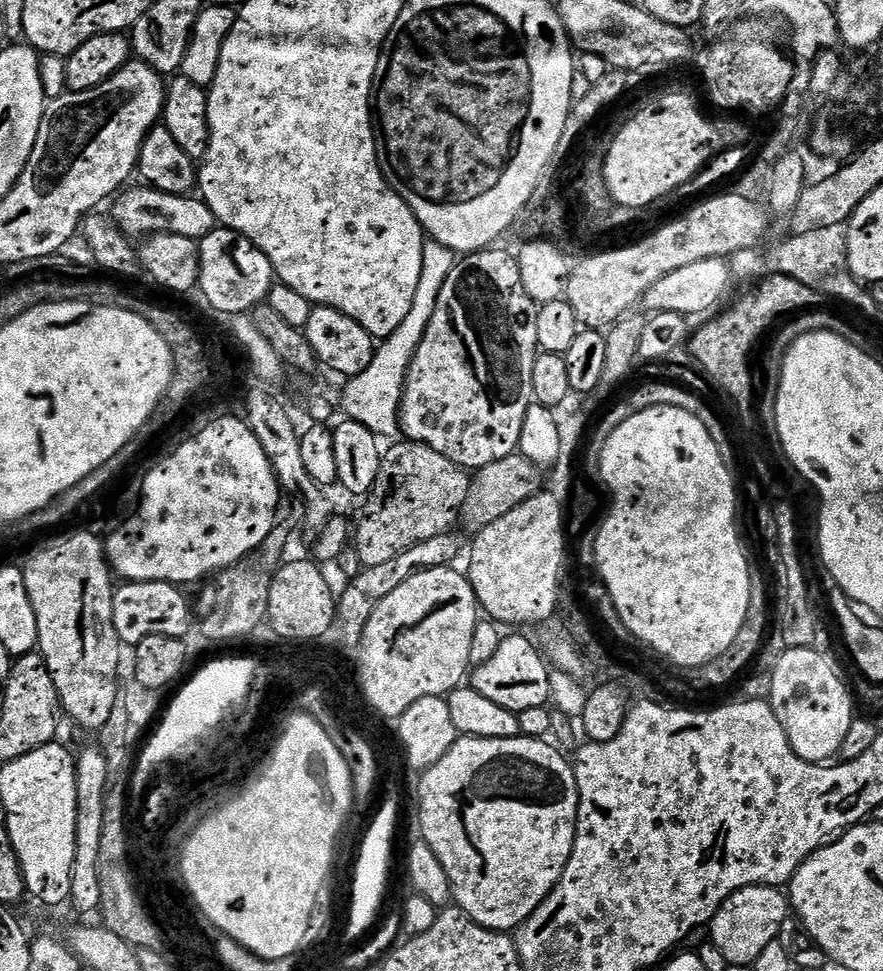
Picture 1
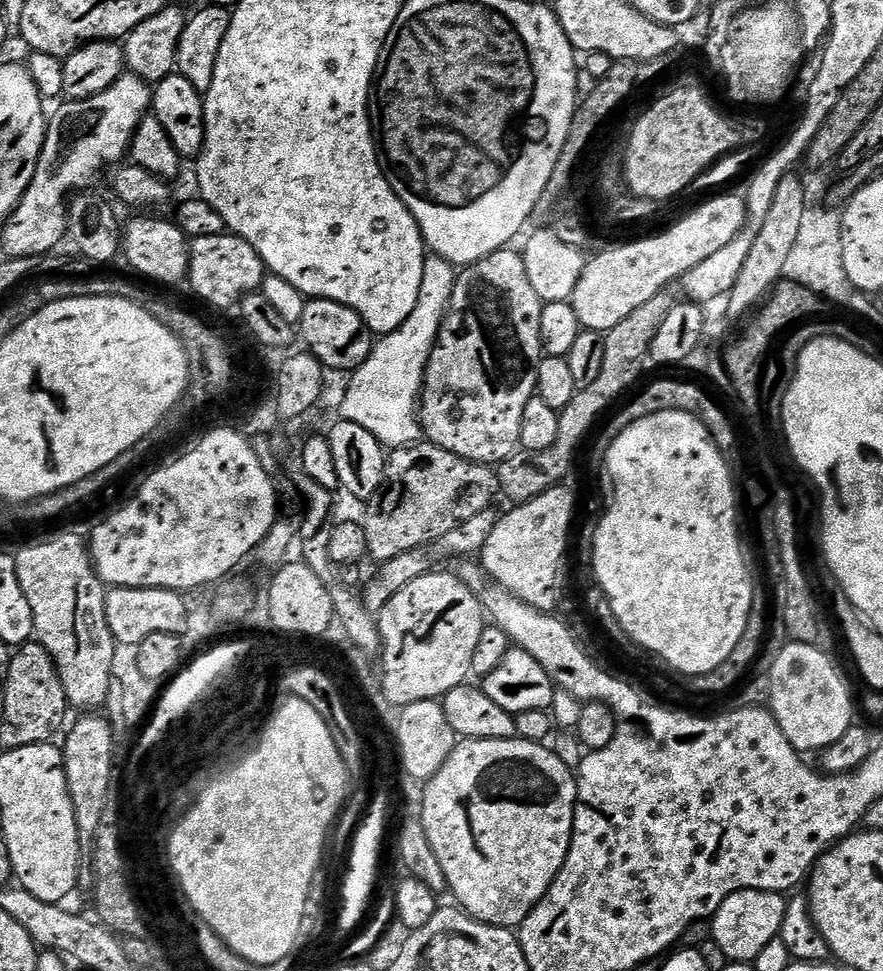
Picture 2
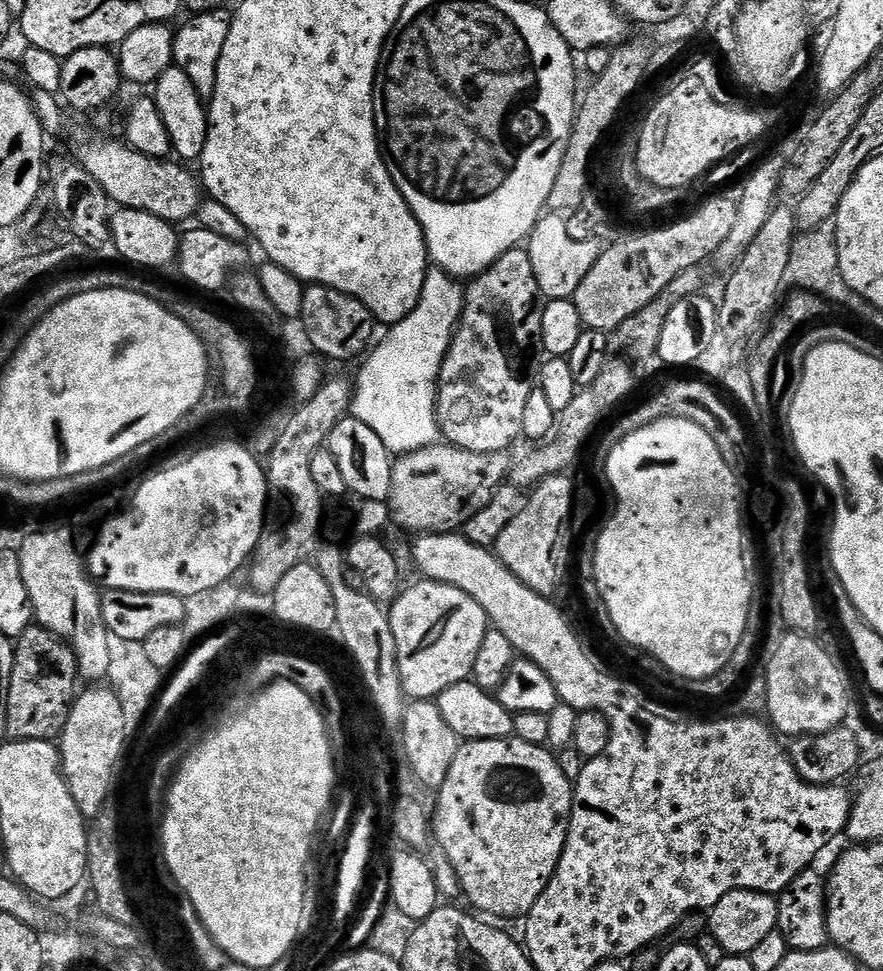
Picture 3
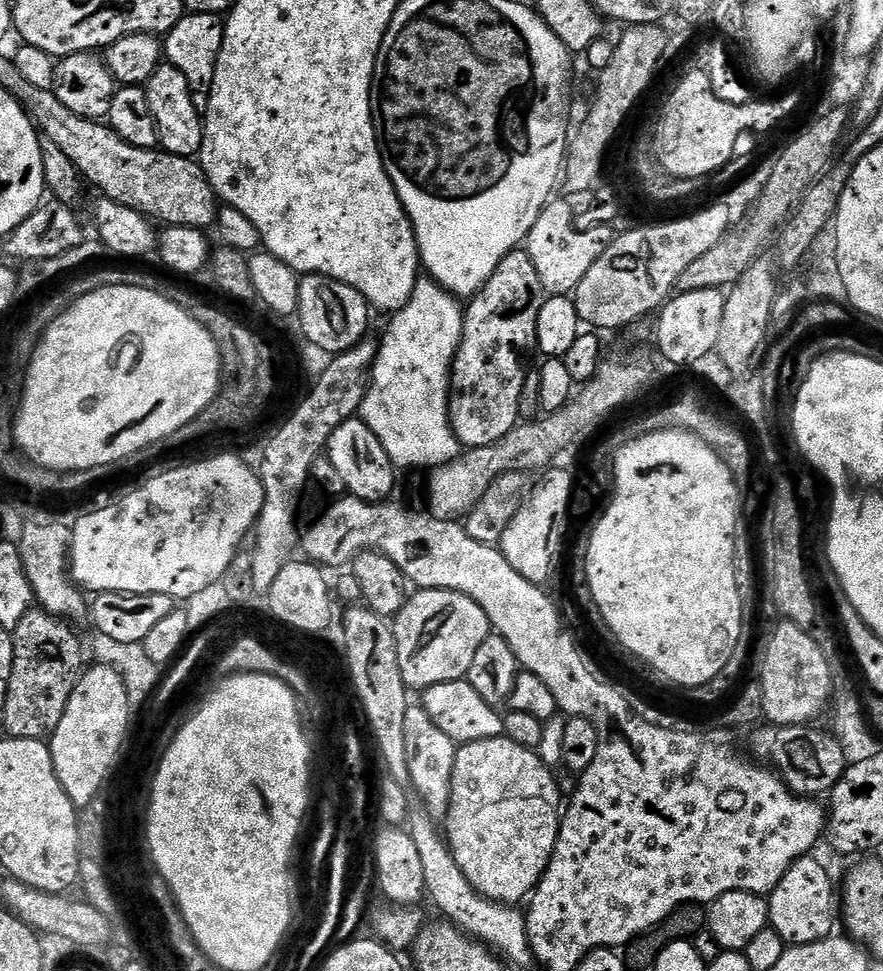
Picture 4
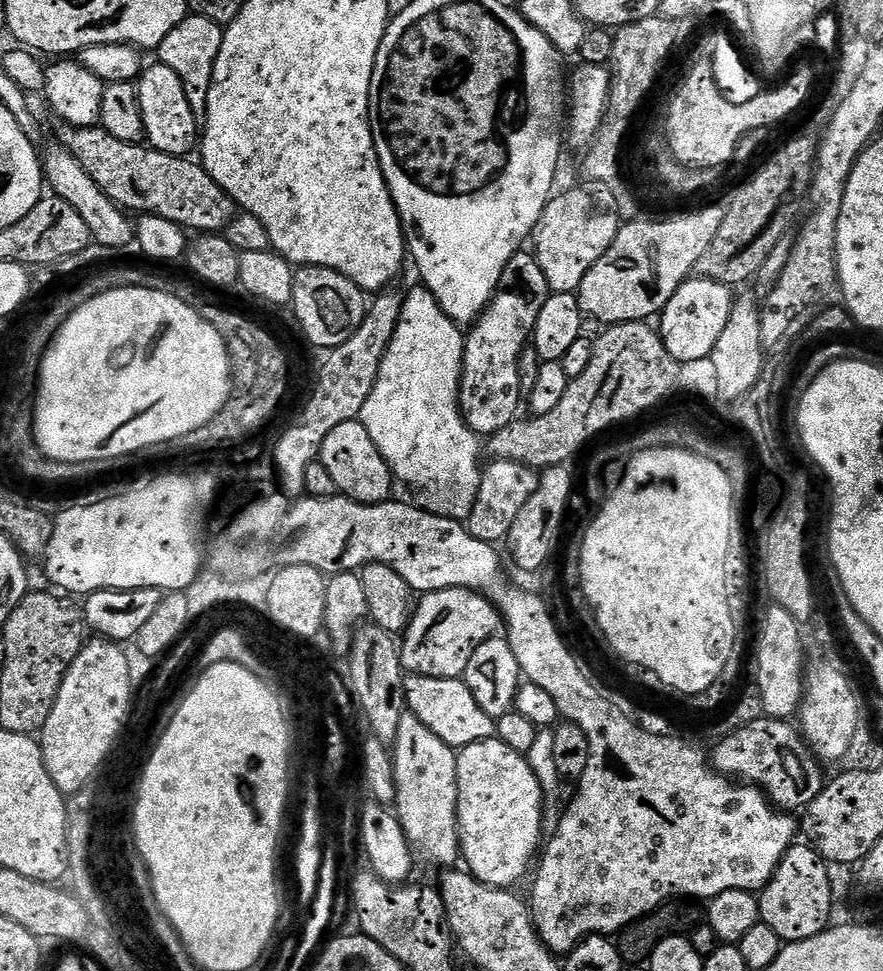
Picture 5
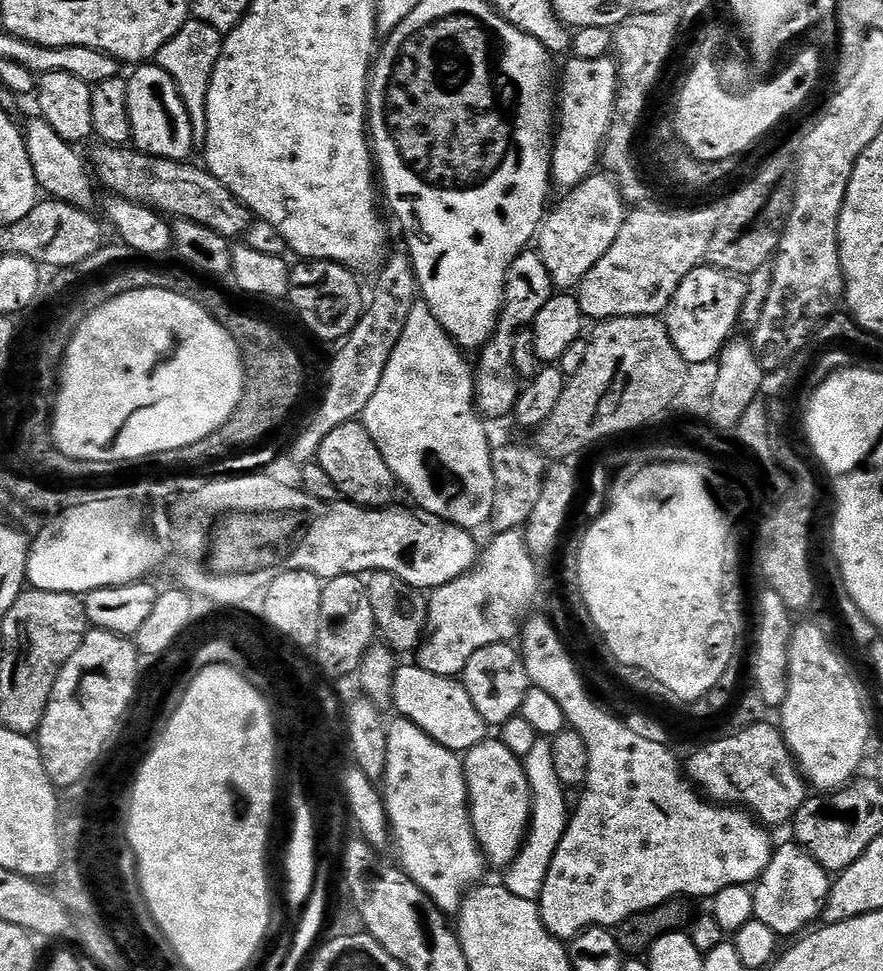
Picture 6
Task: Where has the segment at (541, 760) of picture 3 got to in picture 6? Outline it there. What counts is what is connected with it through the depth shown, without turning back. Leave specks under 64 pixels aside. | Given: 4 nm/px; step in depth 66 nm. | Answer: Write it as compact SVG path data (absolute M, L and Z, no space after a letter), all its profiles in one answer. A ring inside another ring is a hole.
M499 738L483 740L466 753L462 760L464 777L468 783L468 812L472 816L472 829L476 841L484 851L484 859L499 870L507 869L512 859L520 853L528 834L528 821L532 819L532 792L528 789L528 775L524 773L521 757L510 754Z

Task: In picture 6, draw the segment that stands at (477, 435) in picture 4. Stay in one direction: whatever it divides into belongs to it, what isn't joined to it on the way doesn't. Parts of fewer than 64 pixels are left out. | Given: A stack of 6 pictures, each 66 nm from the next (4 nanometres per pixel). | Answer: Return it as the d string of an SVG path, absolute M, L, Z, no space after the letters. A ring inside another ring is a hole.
M525 250L519 256L515 256L512 260L510 270L506 274L506 282L504 283L504 302L500 310L500 319L496 322L496 331L492 333L487 344L479 349L478 356L480 361L474 364L474 379L476 381L476 406L477 409L485 417L488 416L504 416L513 411L516 406L516 400L520 396L522 387L521 377L516 374L514 366L514 342L516 341L516 333L527 329L532 321L536 319L538 310L542 310L542 306L546 306L546 302L550 302L550 298L554 295L554 285L550 274L543 265L543 260L539 252L536 250Z

